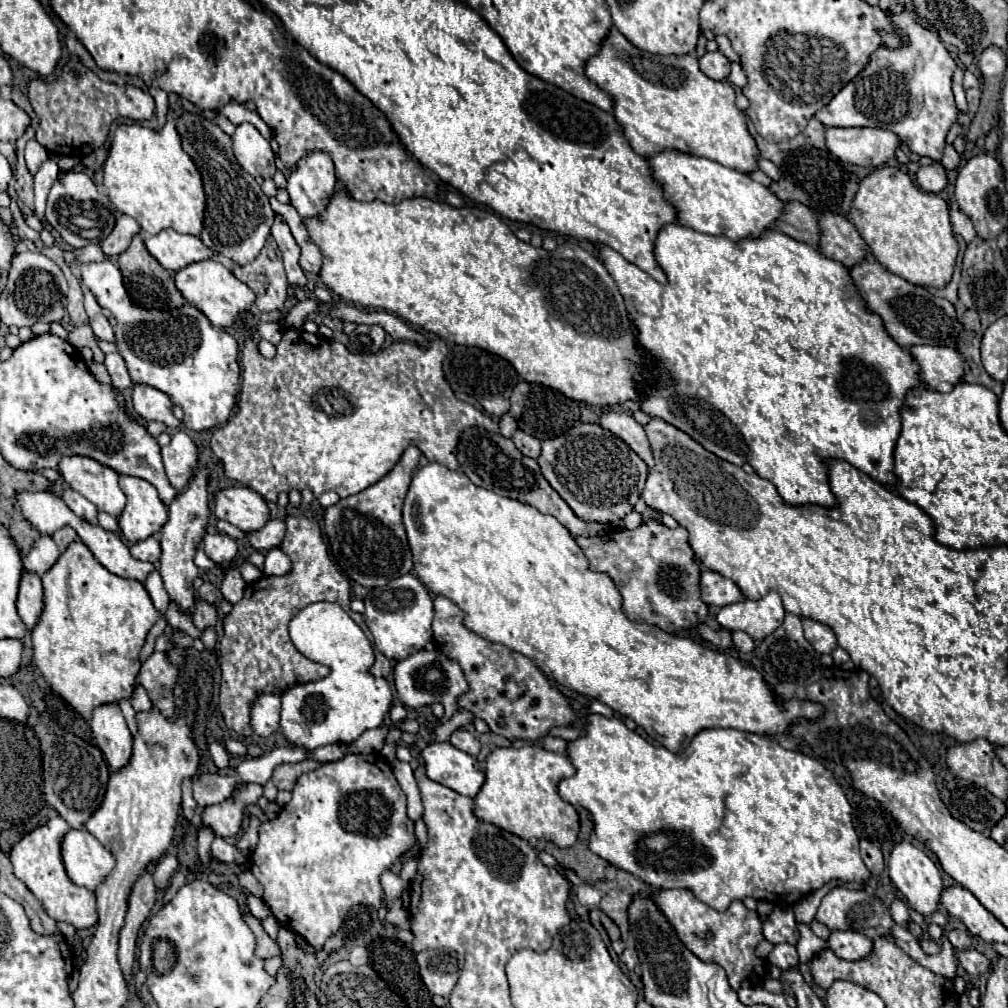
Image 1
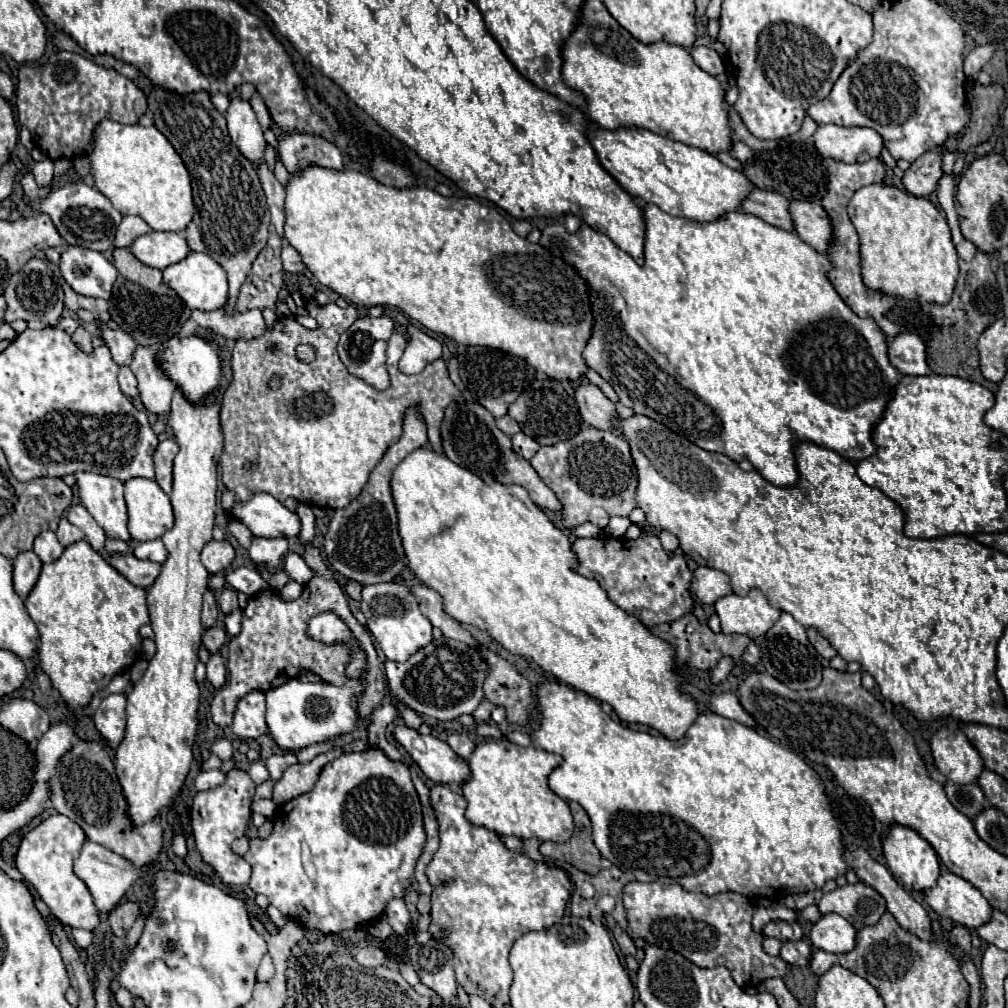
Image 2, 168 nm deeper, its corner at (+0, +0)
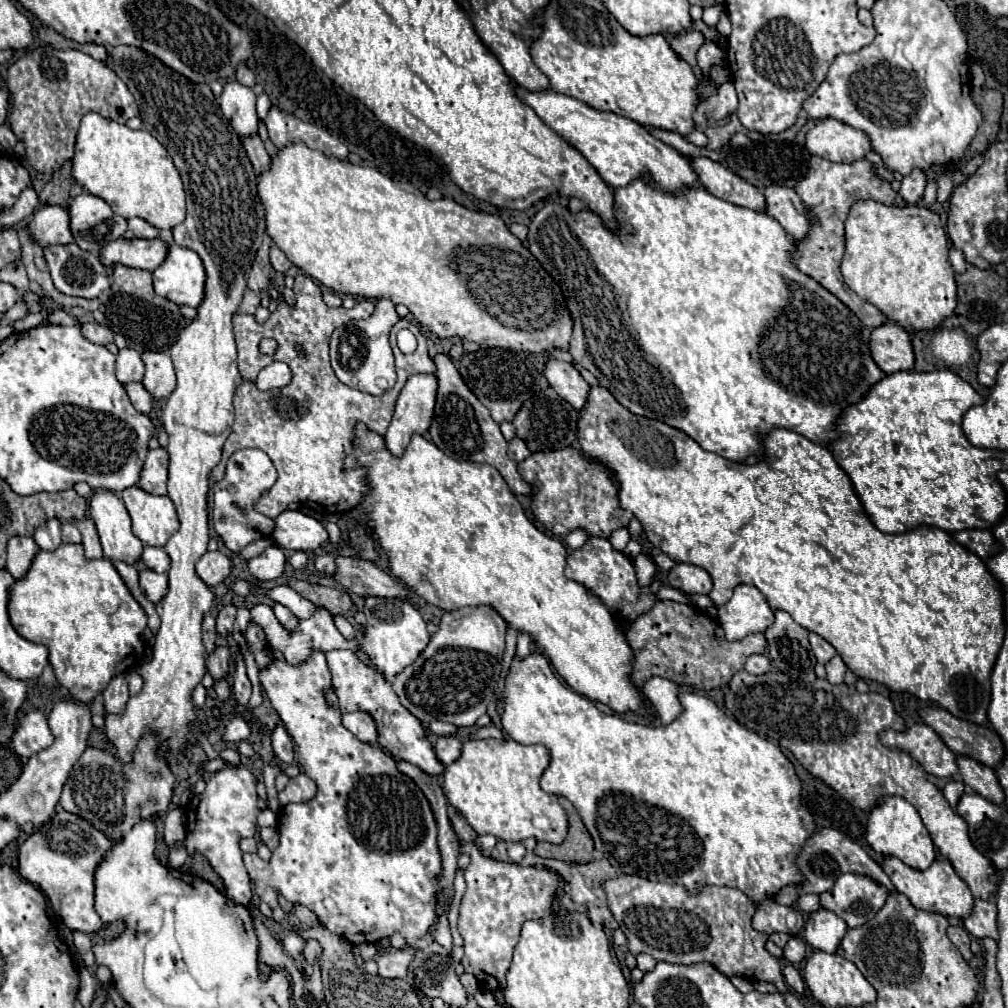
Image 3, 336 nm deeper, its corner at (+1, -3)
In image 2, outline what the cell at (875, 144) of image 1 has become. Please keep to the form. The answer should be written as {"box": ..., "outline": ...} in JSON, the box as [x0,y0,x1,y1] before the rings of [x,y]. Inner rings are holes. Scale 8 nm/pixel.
{"box":[814,124,884,164],"outline":[[[820,124],[814,132],[816,150],[832,160],[852,164],[878,158],[884,148],[882,136],[872,128],[846,128],[836,124]]]}

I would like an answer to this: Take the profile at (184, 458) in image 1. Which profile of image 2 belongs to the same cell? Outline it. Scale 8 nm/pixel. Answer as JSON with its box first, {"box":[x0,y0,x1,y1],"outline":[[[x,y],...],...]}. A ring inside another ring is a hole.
{"box":[154,438,178,494],"outline":[[[168,438],[164,442],[158,444],[156,452],[154,452],[154,470],[156,470],[156,484],[170,494],[172,490],[172,460],[176,456],[178,448],[176,448],[176,440]]]}

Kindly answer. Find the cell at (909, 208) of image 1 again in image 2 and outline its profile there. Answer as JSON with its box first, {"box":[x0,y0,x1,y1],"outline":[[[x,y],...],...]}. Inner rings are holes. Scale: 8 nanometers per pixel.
{"box":[848,184,958,302],"outline":[[[870,184],[850,198],[848,216],[860,238],[860,274],[868,288],[904,300],[950,302],[958,278],[958,254],[944,214],[928,198],[916,198],[886,184]]]}

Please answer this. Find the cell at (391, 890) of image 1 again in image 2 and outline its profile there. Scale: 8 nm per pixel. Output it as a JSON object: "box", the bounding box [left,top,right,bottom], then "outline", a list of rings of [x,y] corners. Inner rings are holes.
{"box":[384,900,410,936],"outline":[[[392,900],[388,904],[384,916],[386,916],[386,920],[392,926],[392,930],[394,930],[396,936],[404,936],[408,932],[410,914],[408,914],[408,908],[406,908],[406,902],[404,900]]]}

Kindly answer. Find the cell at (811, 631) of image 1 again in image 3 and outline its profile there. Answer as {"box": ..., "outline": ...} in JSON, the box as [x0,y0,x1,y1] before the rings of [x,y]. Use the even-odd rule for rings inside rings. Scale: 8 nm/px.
{"box":[809,633,837,665],"outline":[[[809,633],[809,643],[811,643],[811,649],[813,649],[813,653],[815,653],[817,663],[821,663],[821,665],[829,663],[829,661],[837,655],[835,647],[829,645],[829,643],[827,643],[823,637],[819,637],[817,633]]]}

